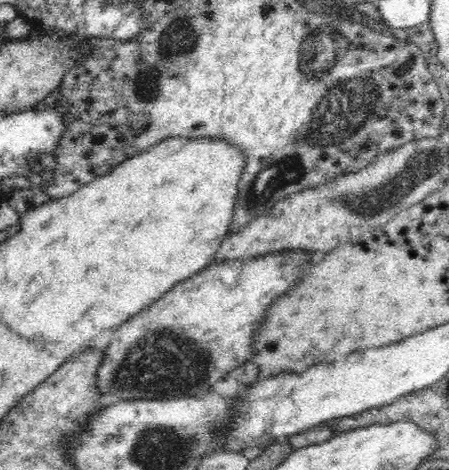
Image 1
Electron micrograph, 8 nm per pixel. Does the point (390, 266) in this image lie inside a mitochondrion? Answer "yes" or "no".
no

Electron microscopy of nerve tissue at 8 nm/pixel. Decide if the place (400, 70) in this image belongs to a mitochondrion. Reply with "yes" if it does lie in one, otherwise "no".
no

